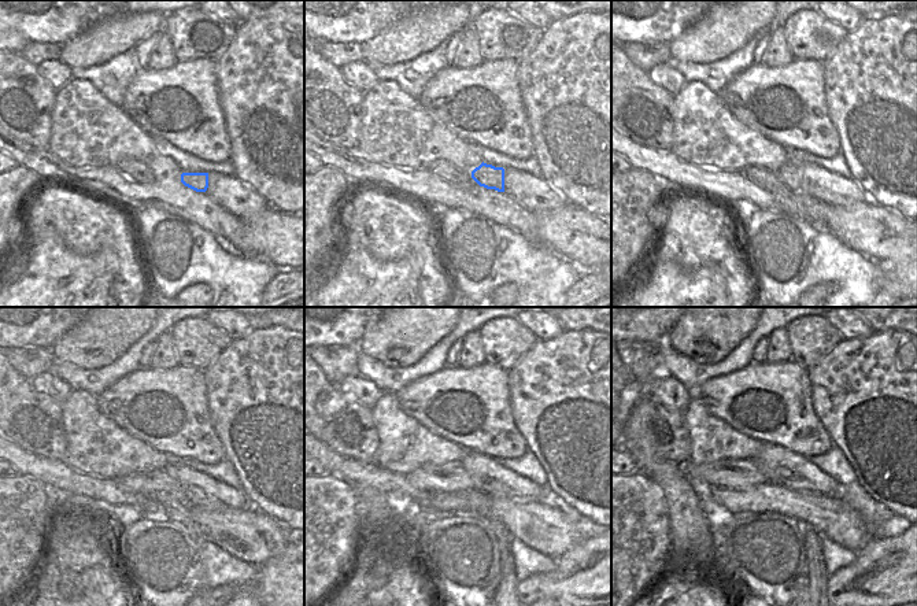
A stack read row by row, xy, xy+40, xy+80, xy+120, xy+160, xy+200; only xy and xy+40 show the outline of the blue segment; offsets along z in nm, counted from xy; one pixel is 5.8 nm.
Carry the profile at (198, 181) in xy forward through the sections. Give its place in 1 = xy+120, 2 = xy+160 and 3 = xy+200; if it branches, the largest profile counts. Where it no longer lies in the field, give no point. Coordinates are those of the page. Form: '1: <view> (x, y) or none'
1: xy+120 (158, 481)
2: xy+160 (448, 477)
3: xy+200 (736, 475)

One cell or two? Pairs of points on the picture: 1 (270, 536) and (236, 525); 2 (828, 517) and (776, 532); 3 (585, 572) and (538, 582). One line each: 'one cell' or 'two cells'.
1: one cell
2: two cells
3: one cell

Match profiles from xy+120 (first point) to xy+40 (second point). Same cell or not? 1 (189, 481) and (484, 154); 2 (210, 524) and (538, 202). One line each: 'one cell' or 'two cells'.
1: two cells
2: two cells

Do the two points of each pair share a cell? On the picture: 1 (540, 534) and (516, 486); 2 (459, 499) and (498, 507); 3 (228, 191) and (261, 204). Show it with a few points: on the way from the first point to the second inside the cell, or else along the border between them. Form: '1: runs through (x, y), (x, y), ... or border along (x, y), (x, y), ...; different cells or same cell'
1: border along (492, 495), (500, 495), (511, 501), (536, 502); different cells
2: runs through (469, 503), (488, 506); same cell
3: runs through (236, 198), (240, 202), (252, 204); same cell

